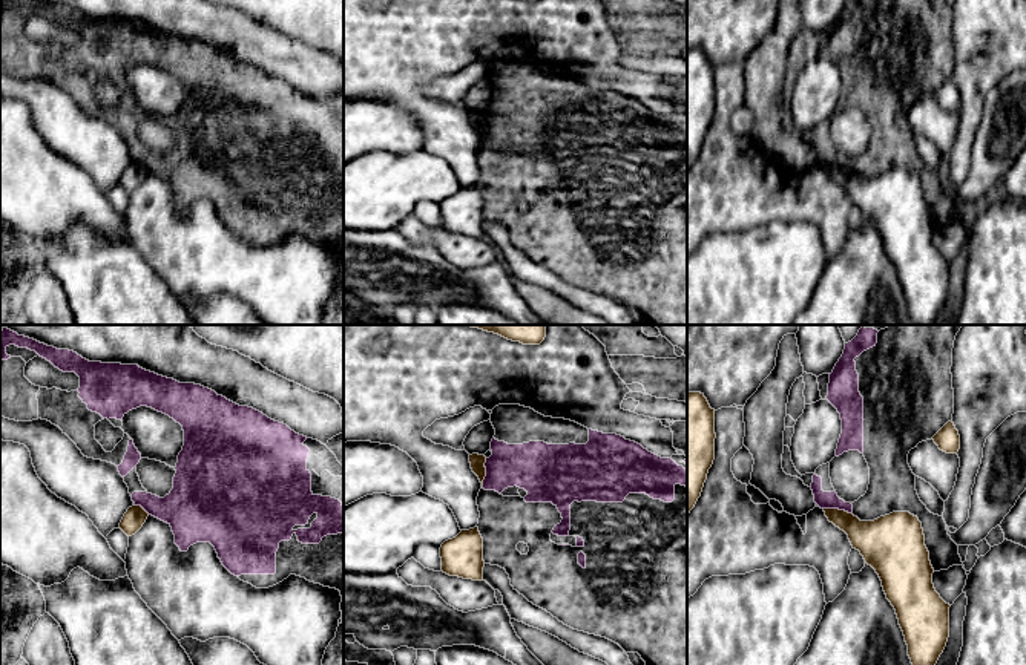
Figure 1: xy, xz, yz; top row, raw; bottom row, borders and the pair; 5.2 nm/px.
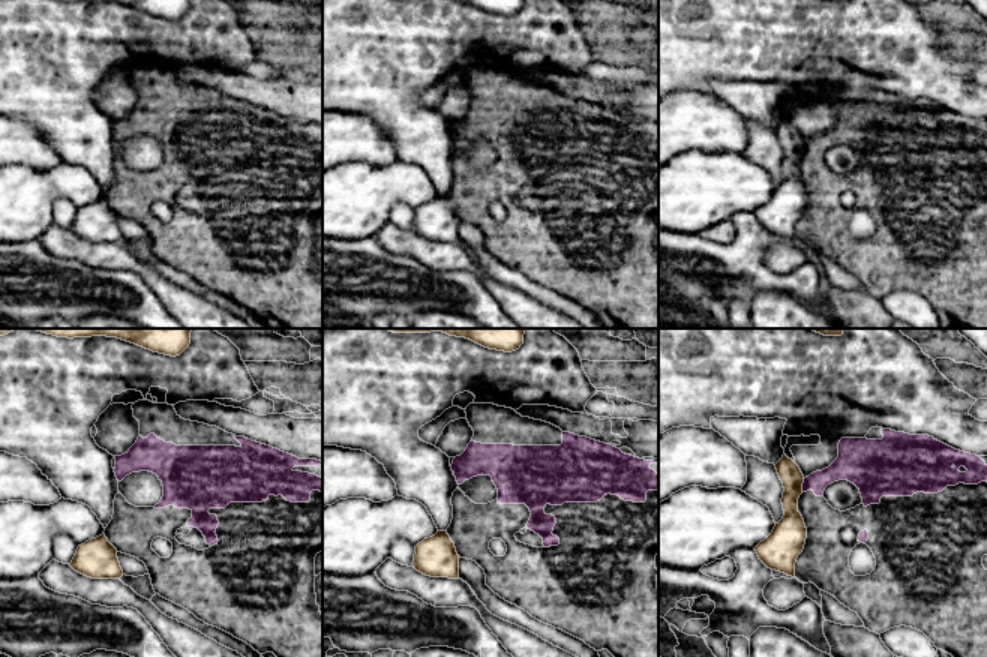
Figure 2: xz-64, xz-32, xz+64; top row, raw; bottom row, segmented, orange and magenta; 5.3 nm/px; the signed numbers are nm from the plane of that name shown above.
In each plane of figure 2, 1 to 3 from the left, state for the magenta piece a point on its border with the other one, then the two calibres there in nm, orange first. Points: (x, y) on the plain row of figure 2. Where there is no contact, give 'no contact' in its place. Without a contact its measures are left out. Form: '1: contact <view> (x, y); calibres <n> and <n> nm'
1: no contact
2: no contact
3: contact xz+64 (801, 149); calibres 160 and 130 nm

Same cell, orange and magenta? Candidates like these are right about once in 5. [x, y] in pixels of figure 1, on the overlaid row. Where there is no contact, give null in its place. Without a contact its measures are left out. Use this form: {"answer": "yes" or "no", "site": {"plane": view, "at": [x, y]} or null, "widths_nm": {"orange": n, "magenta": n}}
{"answer": "no", "site": {"plane": "xz", "at": [485, 474]}, "widths_nm": {"orange": 80, "magenta": 260}}

